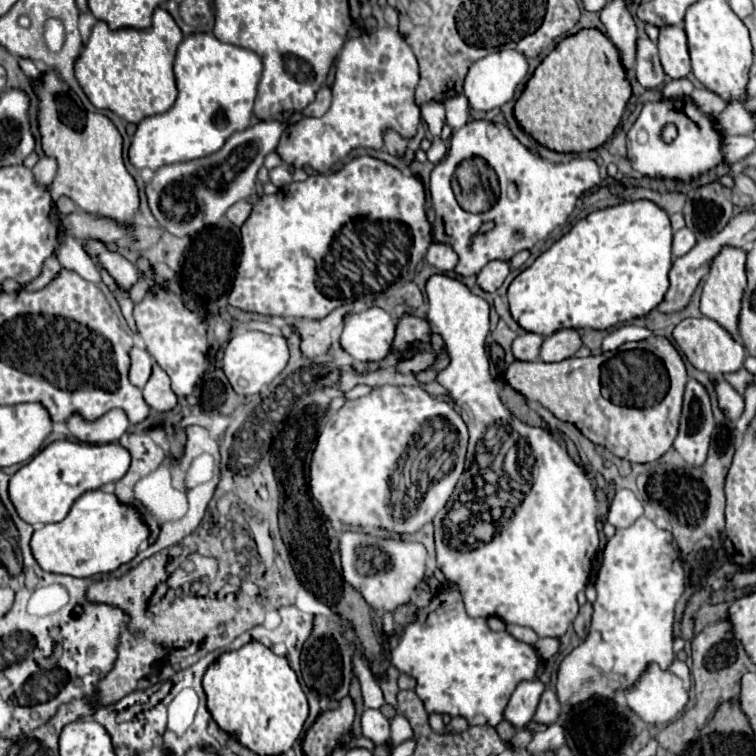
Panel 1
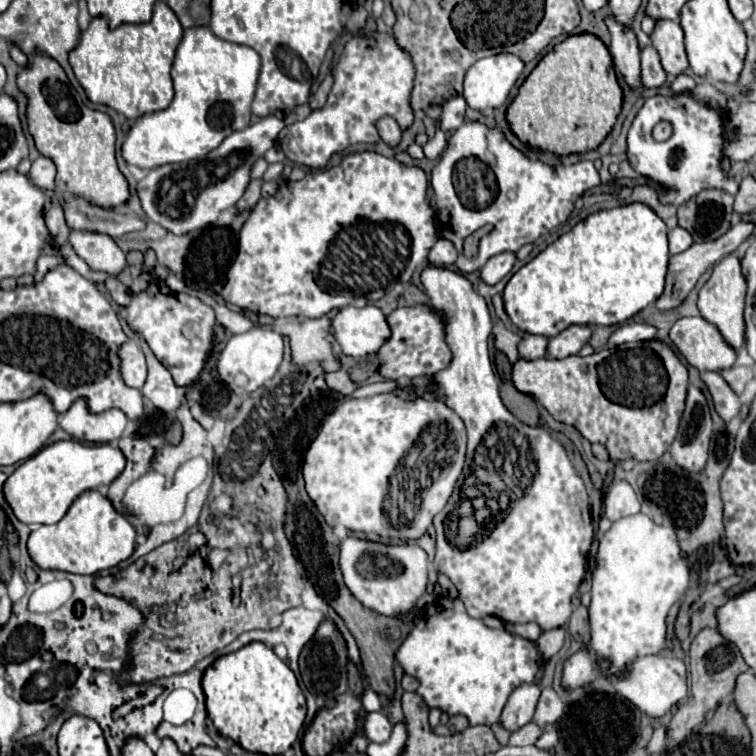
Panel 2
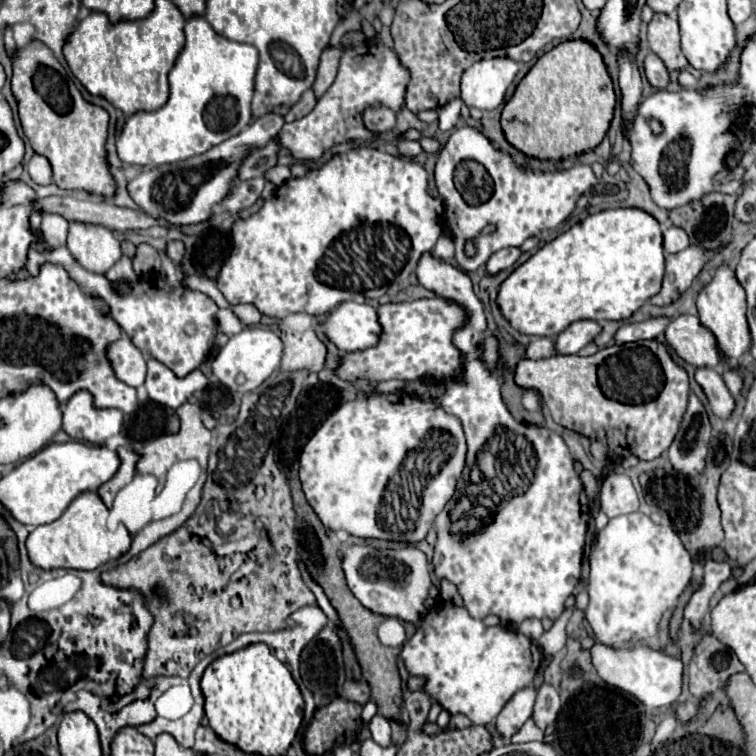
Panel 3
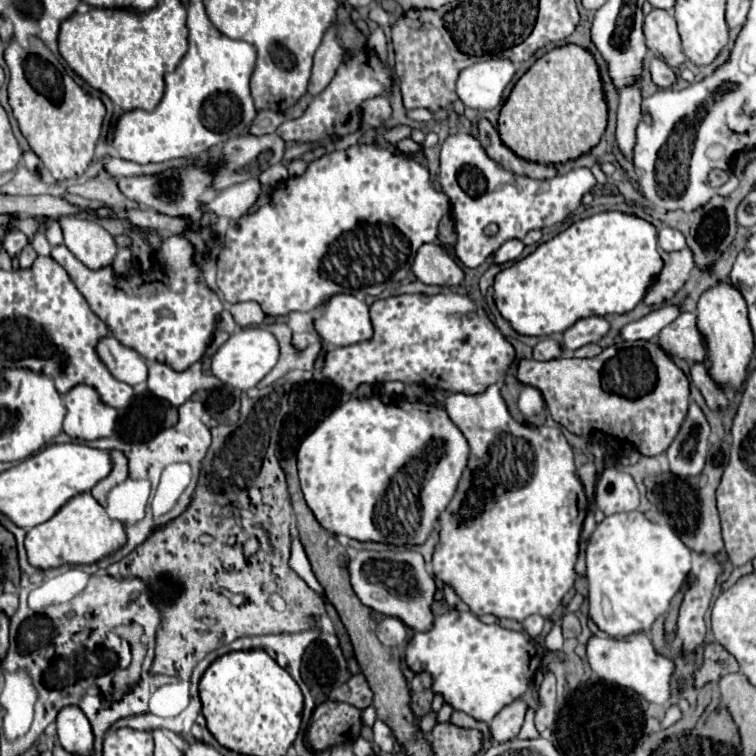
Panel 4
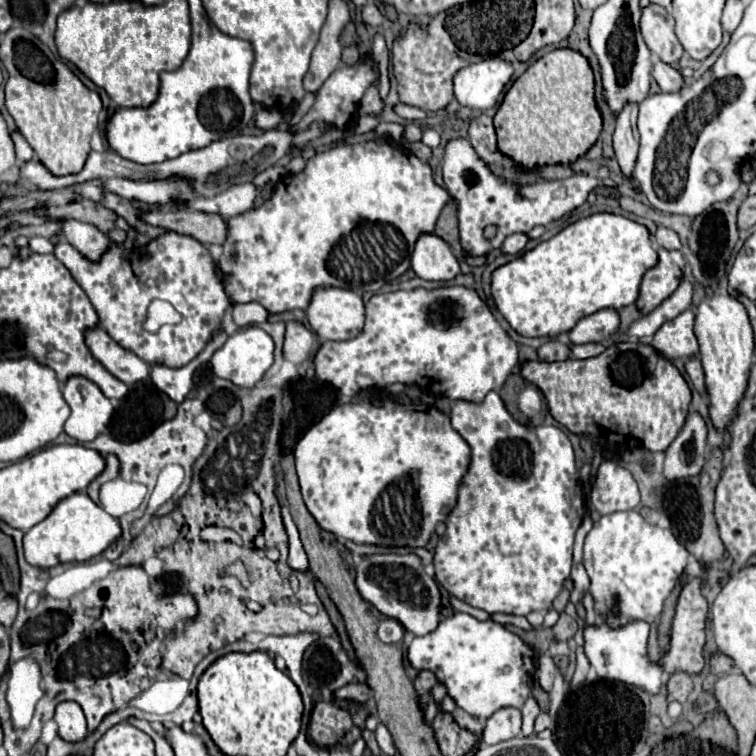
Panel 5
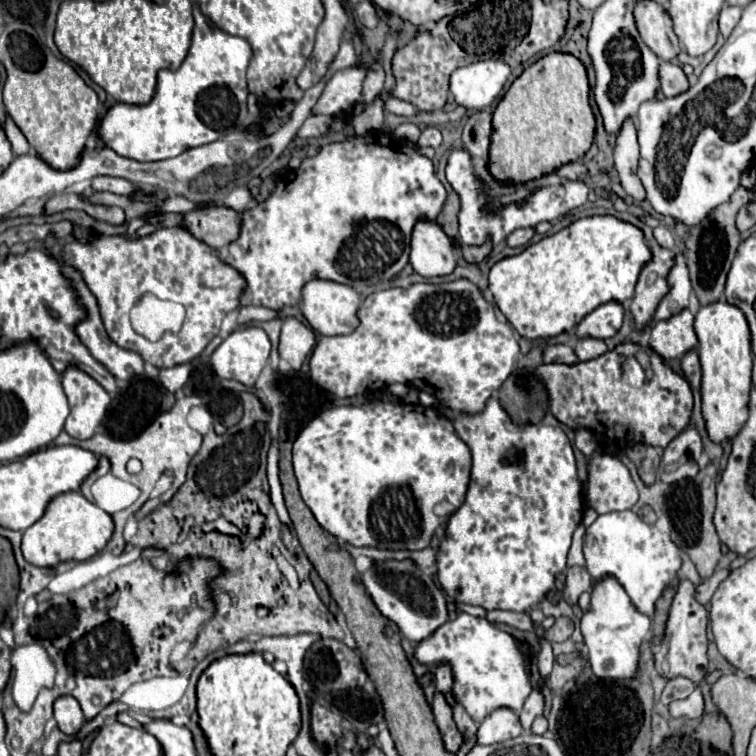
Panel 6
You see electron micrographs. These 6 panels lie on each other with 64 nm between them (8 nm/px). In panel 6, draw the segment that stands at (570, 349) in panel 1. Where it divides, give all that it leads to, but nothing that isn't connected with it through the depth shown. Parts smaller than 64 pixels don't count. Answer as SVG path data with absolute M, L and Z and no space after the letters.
M616 300L606 302L598 308L594 308L578 326L576 326L576 336L584 338L584 336L592 336L592 338L610 338L614 336L620 326L622 326L622 318L624 318L624 306Z

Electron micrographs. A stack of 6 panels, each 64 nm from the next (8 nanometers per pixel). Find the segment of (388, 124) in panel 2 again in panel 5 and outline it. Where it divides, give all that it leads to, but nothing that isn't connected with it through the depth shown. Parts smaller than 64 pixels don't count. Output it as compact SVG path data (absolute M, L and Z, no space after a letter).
M372 84L372 88L368 88L368 92L360 100L358 114L380 114L382 106L384 106L384 102L378 94L378 84Z

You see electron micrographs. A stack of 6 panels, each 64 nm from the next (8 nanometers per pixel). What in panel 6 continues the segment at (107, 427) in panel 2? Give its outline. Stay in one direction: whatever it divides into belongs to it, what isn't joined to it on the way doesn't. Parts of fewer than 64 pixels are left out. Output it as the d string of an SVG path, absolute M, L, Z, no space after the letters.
M68 366L62 372L62 386L70 402L70 414L64 430L78 440L92 438L100 420L108 412L108 392L86 372L76 366Z

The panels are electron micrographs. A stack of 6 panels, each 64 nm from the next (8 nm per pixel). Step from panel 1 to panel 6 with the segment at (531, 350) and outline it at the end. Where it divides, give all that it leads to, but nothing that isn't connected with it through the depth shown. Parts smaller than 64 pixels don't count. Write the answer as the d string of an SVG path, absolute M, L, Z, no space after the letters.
M550 344L544 348L544 362L548 362L548 364L552 364L552 362L576 364L578 356L572 350L572 346L568 346L568 344Z

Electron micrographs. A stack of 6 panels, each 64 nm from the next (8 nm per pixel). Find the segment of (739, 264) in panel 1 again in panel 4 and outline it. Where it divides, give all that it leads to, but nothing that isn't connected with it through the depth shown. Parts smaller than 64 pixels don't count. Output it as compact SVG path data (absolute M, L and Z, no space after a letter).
M716 284L700 296L698 302L698 328L708 348L708 374L726 394L736 394L746 380L746 370L754 352L752 328L748 322L746 302L742 294L730 284Z

